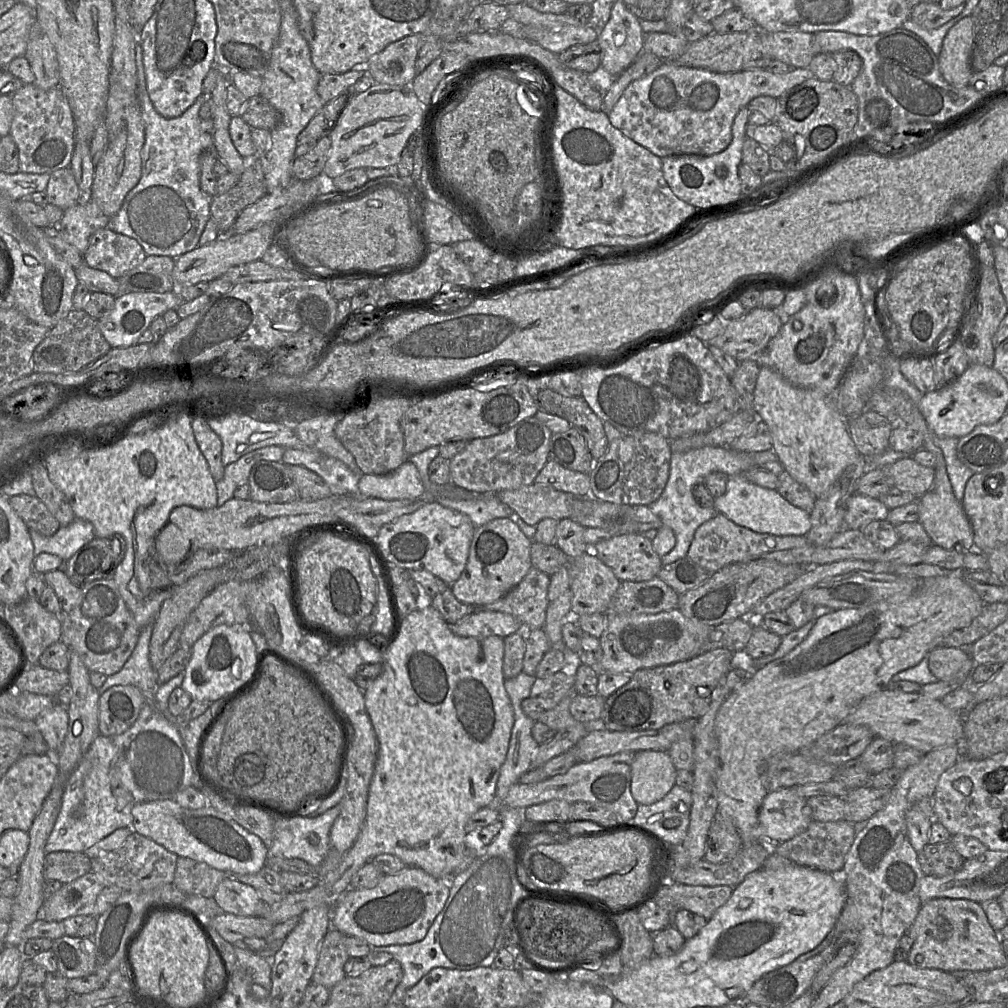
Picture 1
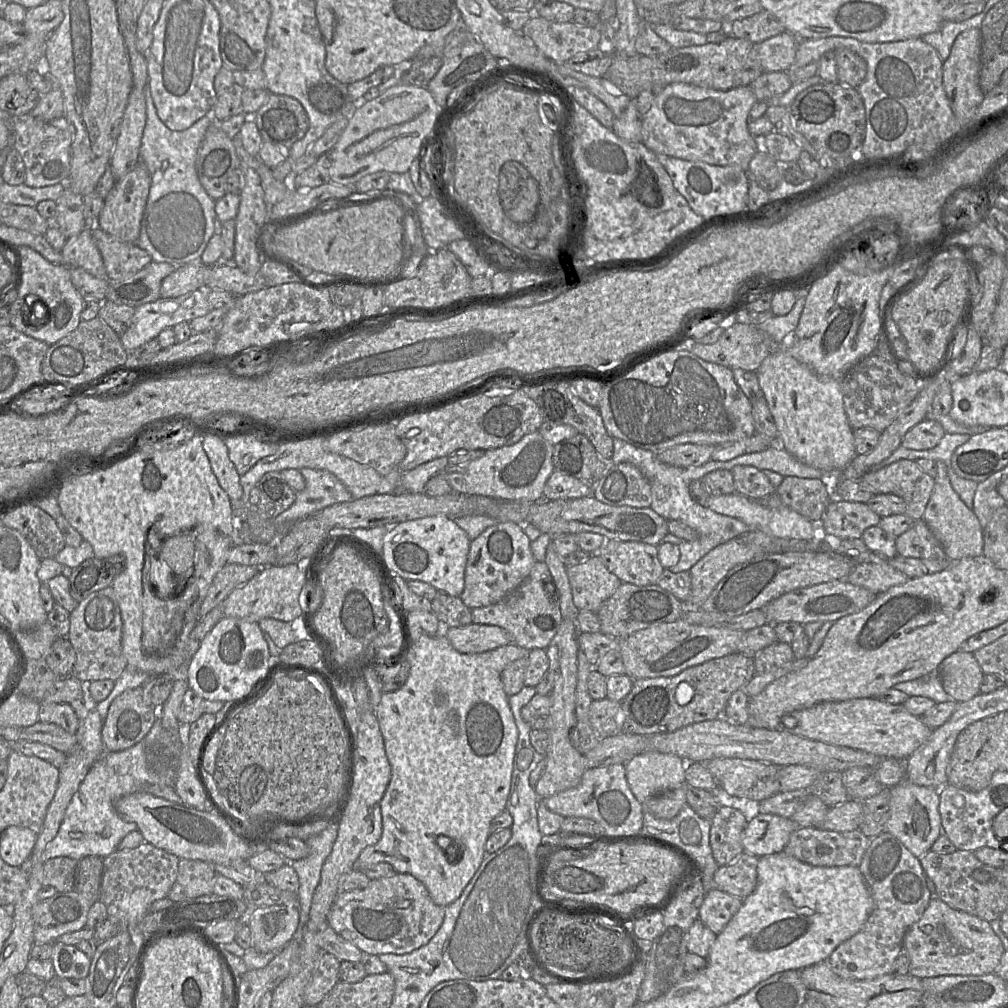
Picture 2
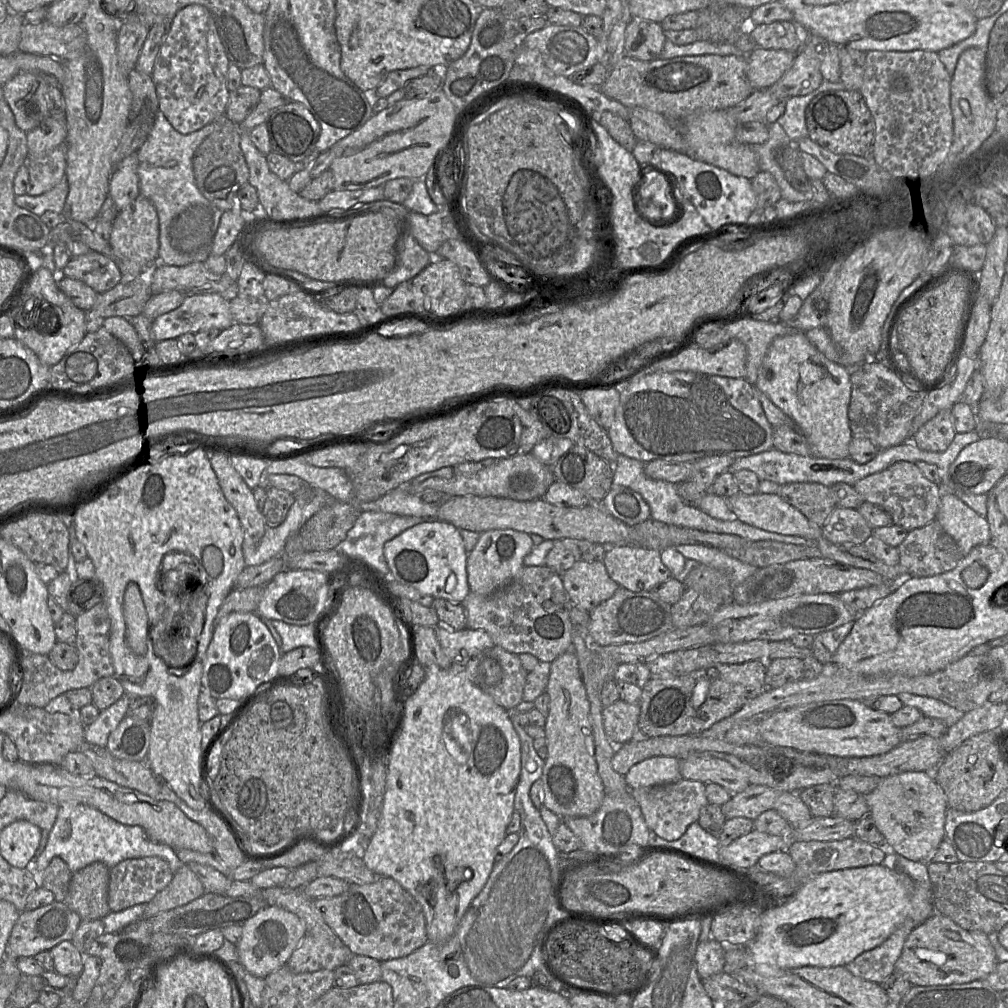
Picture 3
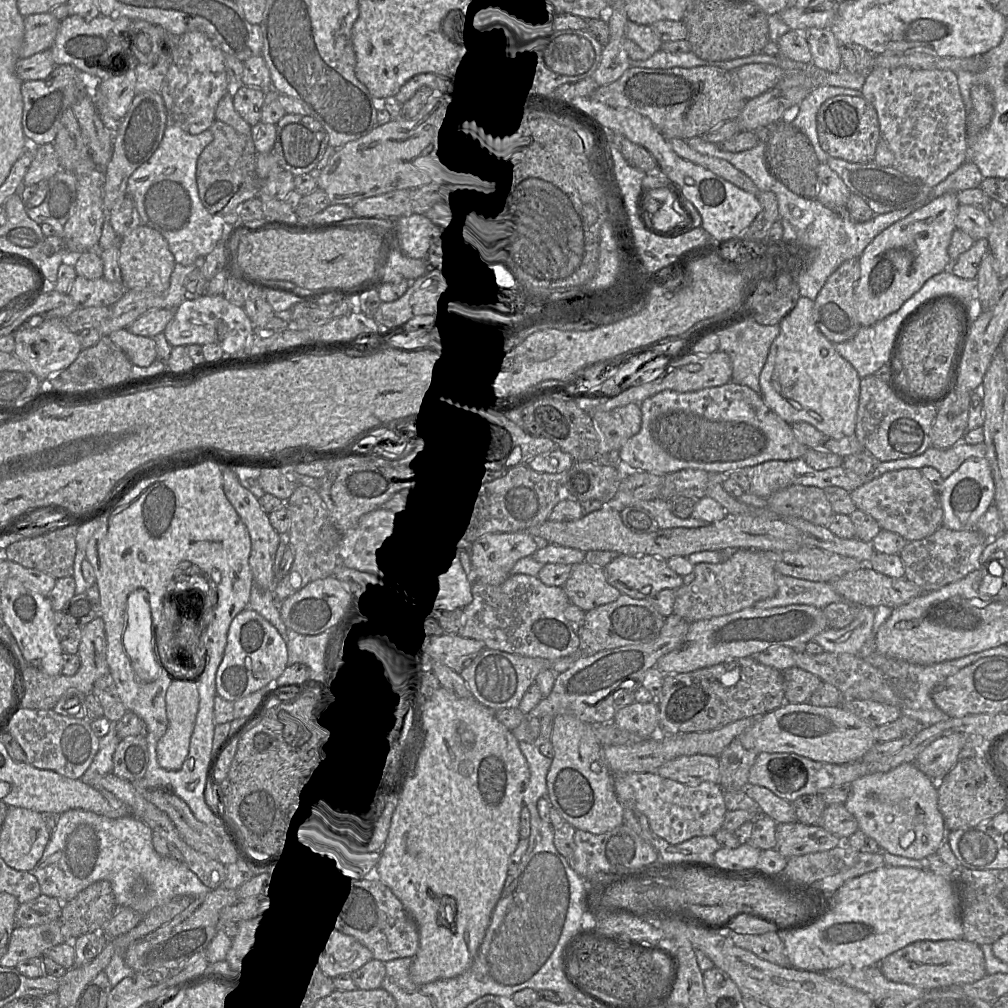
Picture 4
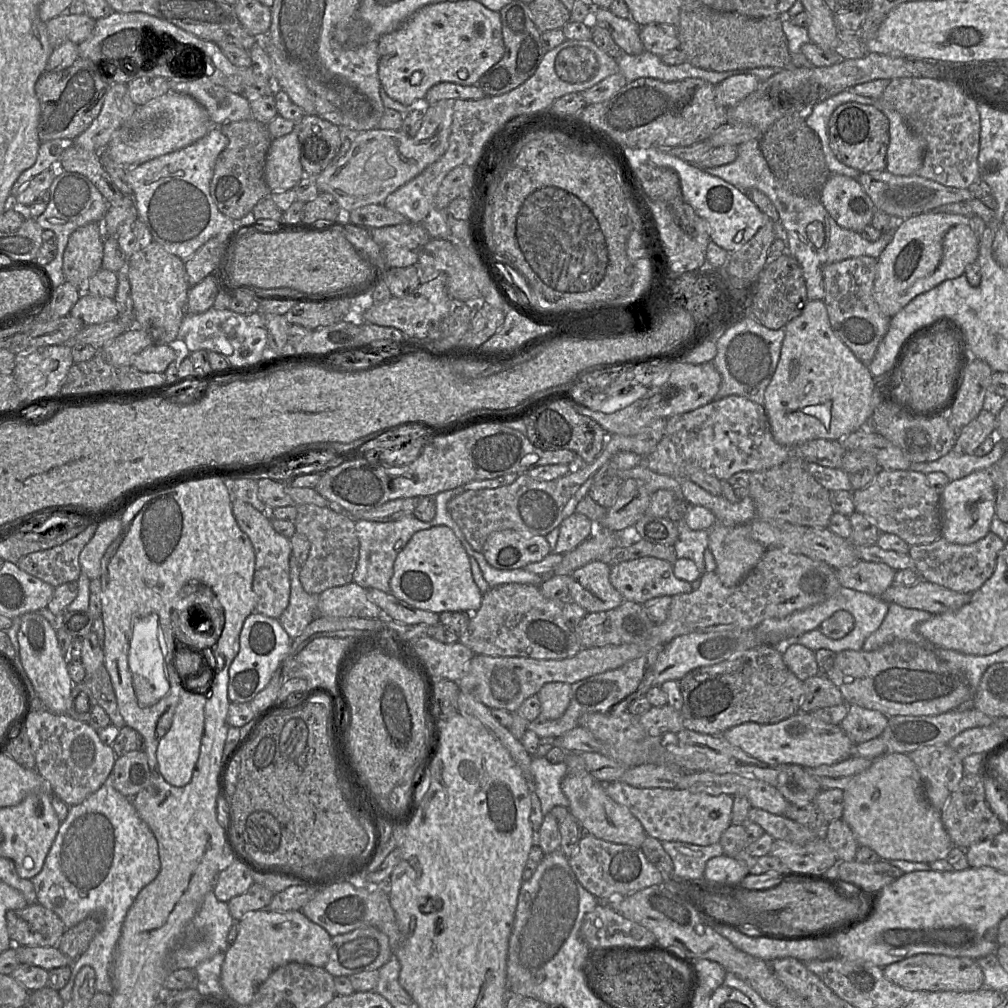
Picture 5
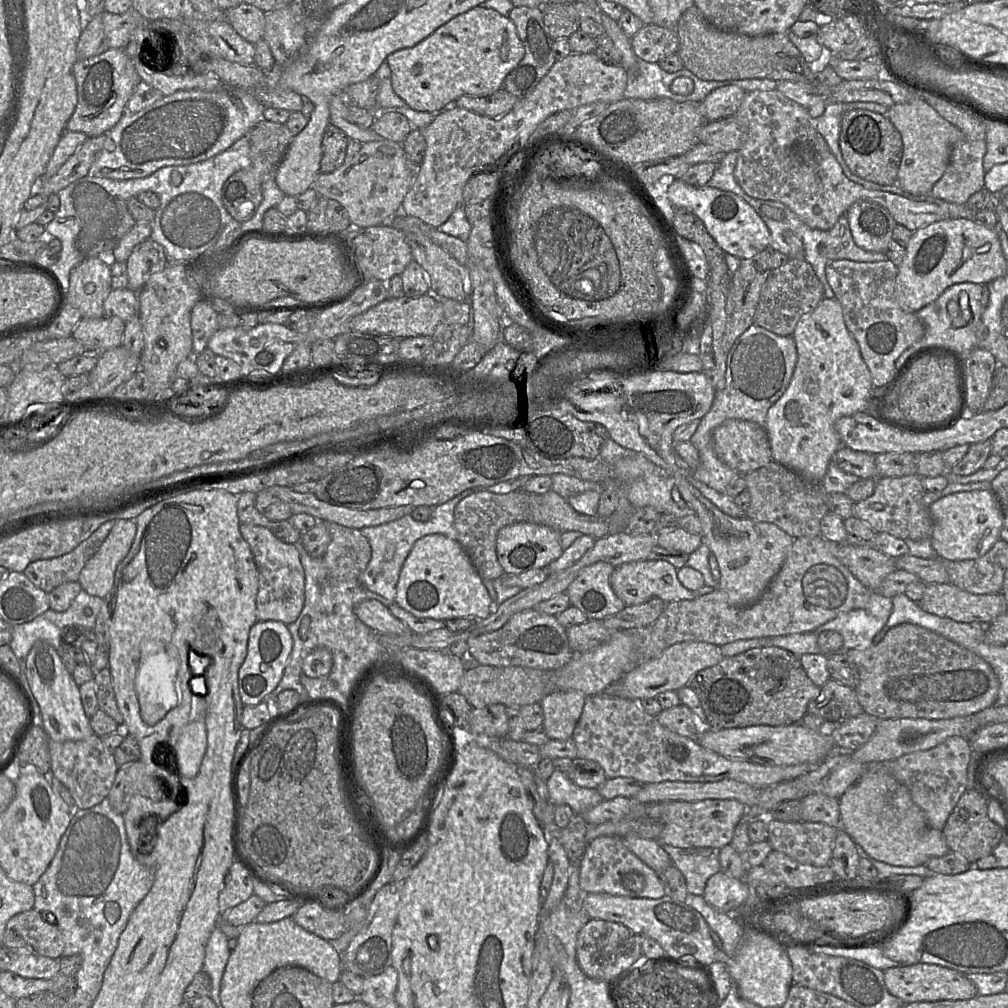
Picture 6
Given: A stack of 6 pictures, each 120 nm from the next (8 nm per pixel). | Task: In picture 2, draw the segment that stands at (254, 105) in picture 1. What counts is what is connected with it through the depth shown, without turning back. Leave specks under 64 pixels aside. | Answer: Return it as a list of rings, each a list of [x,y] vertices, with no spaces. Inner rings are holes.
[[[271,93],[267,102],[253,117],[263,141],[288,151],[304,137],[309,118],[302,104],[286,95]]]

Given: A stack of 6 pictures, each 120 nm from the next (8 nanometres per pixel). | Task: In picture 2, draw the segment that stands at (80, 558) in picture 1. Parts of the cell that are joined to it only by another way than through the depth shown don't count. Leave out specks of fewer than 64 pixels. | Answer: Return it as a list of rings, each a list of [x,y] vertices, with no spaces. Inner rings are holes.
[[[120,555],[105,559],[94,556],[85,560],[73,569],[68,578],[71,596],[80,603],[90,594],[111,586],[124,565],[125,559]]]

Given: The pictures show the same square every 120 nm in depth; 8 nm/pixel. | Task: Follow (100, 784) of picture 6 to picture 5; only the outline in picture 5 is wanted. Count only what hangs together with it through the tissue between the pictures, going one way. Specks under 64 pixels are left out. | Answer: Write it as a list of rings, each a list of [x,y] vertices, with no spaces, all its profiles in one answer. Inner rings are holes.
[[[32,711],[25,733],[36,759],[36,770],[50,784],[51,793],[69,807],[82,803],[95,793],[113,771],[117,758],[115,751],[102,743],[98,733],[88,723],[66,714]]]

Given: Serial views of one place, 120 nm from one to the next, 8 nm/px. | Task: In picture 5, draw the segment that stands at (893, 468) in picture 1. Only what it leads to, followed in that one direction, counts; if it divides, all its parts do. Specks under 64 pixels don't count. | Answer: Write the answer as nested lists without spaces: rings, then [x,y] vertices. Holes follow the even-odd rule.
[[[881,469],[869,485],[852,493],[855,511],[871,519],[881,533],[894,534],[909,546],[929,544],[941,537],[940,495],[921,472]]]

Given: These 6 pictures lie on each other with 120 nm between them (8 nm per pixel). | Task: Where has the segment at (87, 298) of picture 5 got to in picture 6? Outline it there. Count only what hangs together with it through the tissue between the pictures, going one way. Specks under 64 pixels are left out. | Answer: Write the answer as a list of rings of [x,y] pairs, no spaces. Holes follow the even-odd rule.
[[[118,317],[84,318],[78,322],[72,336],[87,348],[84,354],[101,354],[122,345],[125,323]]]

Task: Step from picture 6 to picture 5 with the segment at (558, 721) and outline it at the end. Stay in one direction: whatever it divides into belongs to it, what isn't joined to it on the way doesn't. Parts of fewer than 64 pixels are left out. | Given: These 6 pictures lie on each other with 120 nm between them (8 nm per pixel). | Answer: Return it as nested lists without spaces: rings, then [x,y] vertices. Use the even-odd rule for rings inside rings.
[[[549,682],[542,686],[538,693],[541,703],[540,716],[555,720],[563,716],[570,702],[571,684]]]

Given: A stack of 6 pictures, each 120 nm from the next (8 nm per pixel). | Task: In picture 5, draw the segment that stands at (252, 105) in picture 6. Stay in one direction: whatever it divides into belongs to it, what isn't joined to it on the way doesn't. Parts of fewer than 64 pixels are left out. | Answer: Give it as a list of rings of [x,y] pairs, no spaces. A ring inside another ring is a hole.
[[[169,92],[143,106],[139,106],[133,115],[112,135],[105,152],[113,162],[123,166],[126,173],[136,166],[156,157],[182,149],[204,137],[215,125],[206,109],[190,96]]]

